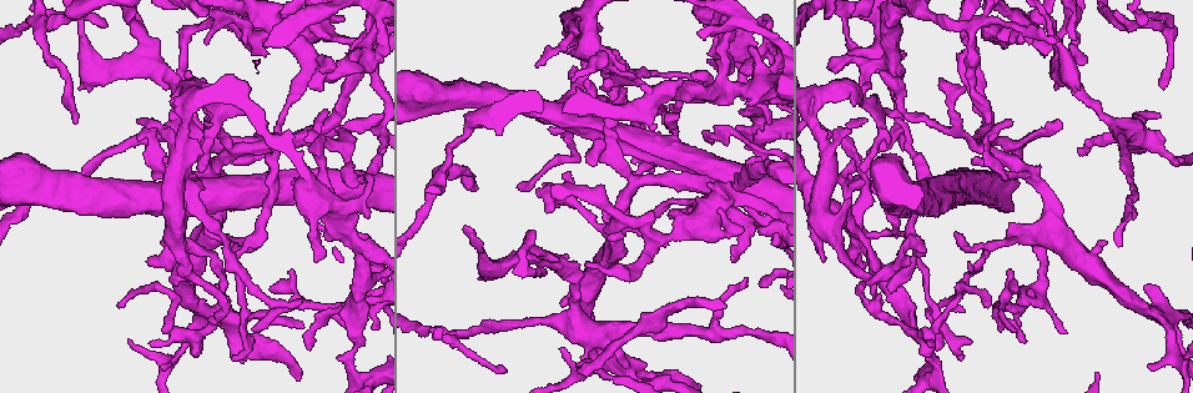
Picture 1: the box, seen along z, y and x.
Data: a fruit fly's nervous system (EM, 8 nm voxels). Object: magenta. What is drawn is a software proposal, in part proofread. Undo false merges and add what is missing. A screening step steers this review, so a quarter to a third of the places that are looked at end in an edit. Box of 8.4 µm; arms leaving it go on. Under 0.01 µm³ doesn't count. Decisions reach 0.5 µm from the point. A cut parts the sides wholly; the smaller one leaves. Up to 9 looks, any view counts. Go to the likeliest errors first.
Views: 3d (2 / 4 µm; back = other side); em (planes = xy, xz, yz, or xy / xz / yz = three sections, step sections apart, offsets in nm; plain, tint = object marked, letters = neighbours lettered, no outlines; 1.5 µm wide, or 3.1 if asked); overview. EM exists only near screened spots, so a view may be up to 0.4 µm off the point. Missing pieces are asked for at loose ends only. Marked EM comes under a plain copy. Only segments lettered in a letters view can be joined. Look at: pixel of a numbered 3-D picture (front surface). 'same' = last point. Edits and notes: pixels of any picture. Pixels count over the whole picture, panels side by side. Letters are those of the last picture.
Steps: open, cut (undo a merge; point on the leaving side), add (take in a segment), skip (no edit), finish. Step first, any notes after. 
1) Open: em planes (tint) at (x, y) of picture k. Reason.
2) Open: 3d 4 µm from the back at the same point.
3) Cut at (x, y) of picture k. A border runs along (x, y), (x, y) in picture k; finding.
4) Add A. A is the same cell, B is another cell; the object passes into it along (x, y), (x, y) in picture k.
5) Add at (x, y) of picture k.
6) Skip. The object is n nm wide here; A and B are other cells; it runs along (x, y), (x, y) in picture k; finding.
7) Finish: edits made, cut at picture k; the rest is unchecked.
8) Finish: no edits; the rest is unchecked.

Open: em planes (tint) at (334, 69) of picture 1. Branch stops here.

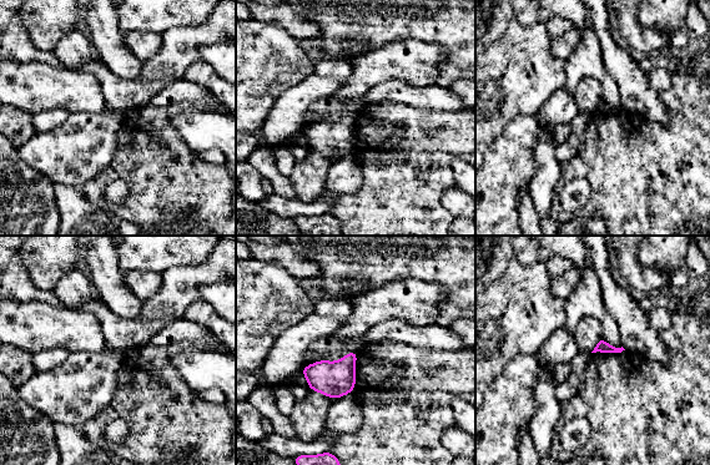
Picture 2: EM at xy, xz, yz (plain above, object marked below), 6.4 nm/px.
Open: em planes (letters) at the same point.

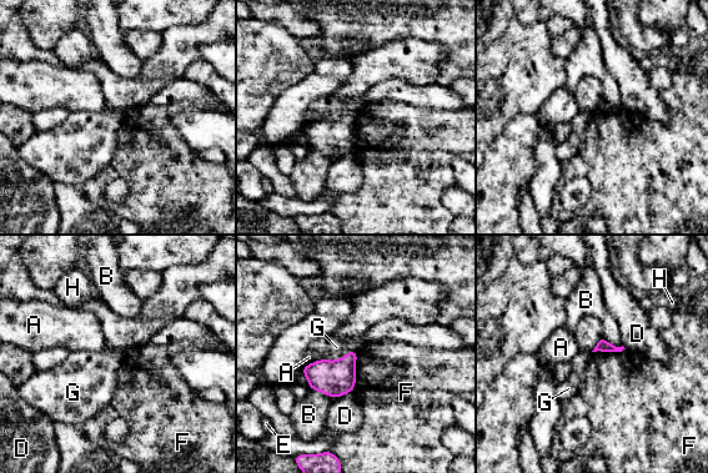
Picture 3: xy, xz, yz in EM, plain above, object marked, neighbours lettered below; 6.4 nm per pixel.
Skip. The longest contact is with F, 260 nm; A, B, D, E, F, G and H are other cells; none of them fits.

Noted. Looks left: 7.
Open: em planes (letters) at (708, 186) of picture 1. Branch stops here.

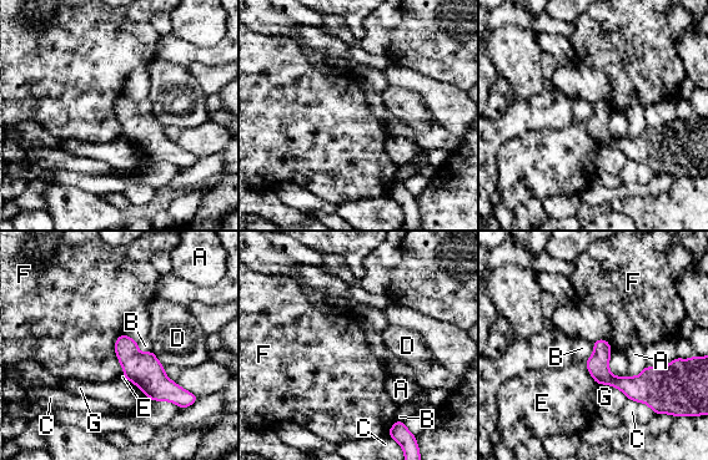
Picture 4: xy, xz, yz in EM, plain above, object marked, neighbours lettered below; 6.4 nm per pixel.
Skip. A, B, C, D, E, F and G are other cells; a border runs along (122, 333), (115, 355), (124, 373) in picture 4; none of them fits.

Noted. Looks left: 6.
Open: em yz step 4 (letters) at (713, 333) of picture 1. Branch point.

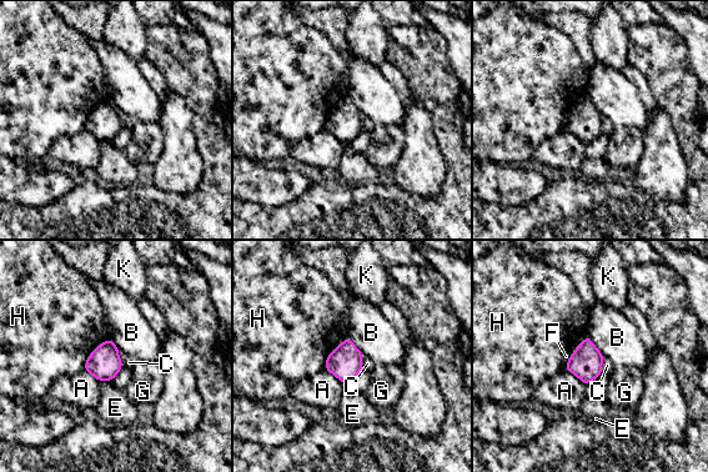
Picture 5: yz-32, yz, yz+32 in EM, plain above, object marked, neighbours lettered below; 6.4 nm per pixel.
Skip. A, B, C, E, F, G, H and K are other cells; a border runs along (325, 367), (345, 383) in picture 5; one neuron here.

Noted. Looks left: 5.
Open: em planes (tint) at (928, 344) of picture 1. Free end.

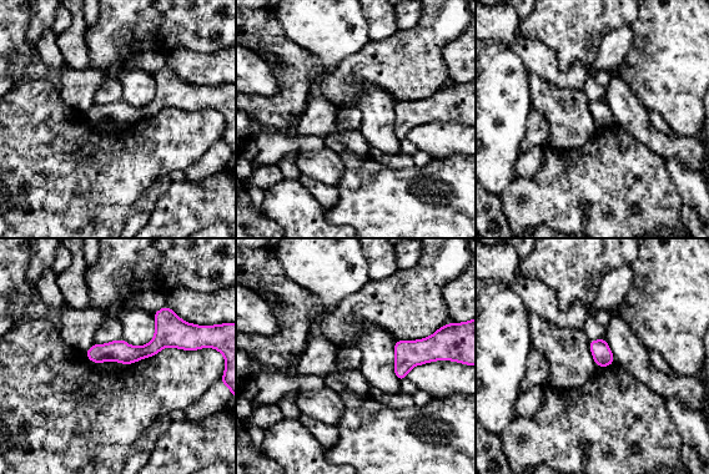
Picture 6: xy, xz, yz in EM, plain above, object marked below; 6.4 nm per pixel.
Open: em planes (letters) at the same point. See the neighbours.

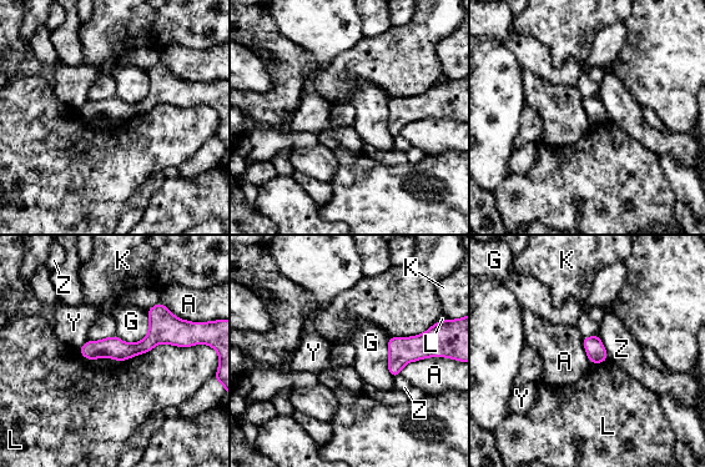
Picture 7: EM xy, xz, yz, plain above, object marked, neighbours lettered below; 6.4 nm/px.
Skip. A, G, K, L, Y and Z are other cells; a border runs along (427, 329), (416, 335), (389, 339) in picture 7; no lettered segment goes on from it.

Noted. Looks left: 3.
Finish: no edits; the rest is unchecked.

